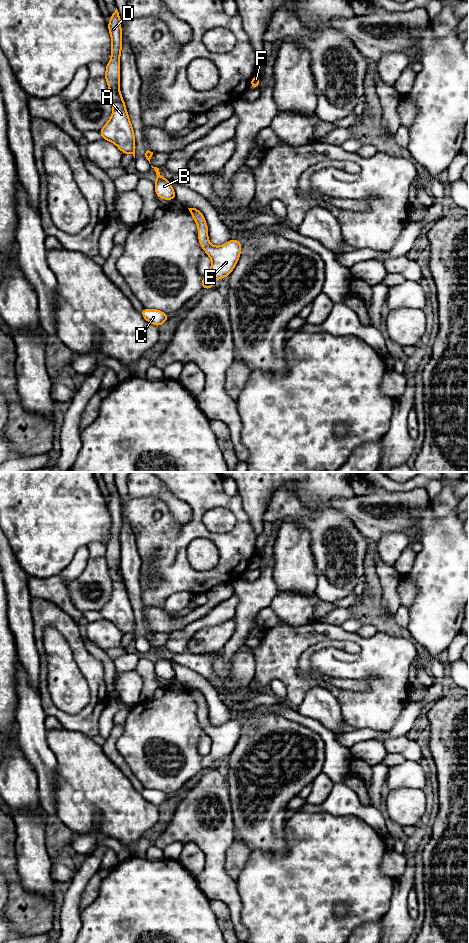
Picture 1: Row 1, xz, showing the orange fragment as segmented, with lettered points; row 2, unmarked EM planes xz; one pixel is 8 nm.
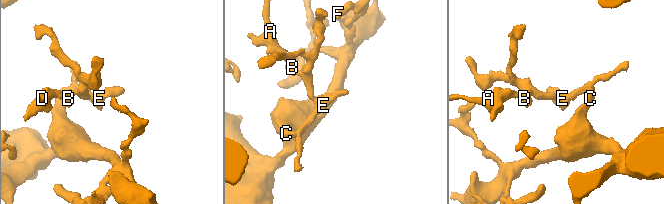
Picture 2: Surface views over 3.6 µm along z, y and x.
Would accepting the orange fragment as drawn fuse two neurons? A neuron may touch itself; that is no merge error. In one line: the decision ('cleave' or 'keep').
keep

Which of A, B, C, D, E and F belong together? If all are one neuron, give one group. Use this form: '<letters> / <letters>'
A B C D E F

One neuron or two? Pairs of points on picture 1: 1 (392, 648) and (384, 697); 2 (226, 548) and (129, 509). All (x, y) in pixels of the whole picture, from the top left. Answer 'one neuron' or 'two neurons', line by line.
1: one neuron
2: one neuron

